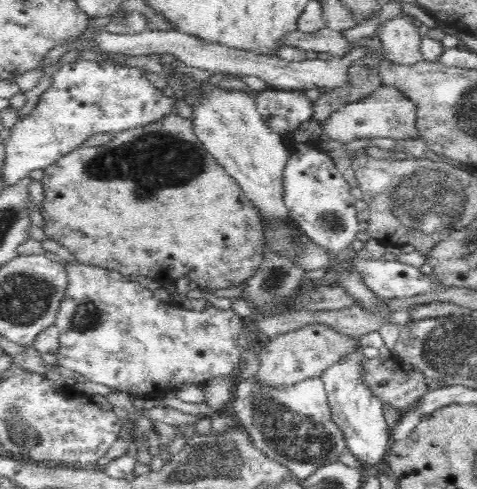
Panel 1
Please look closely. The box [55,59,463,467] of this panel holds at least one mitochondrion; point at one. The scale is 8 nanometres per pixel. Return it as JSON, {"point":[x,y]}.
{"point":[156,160]}

